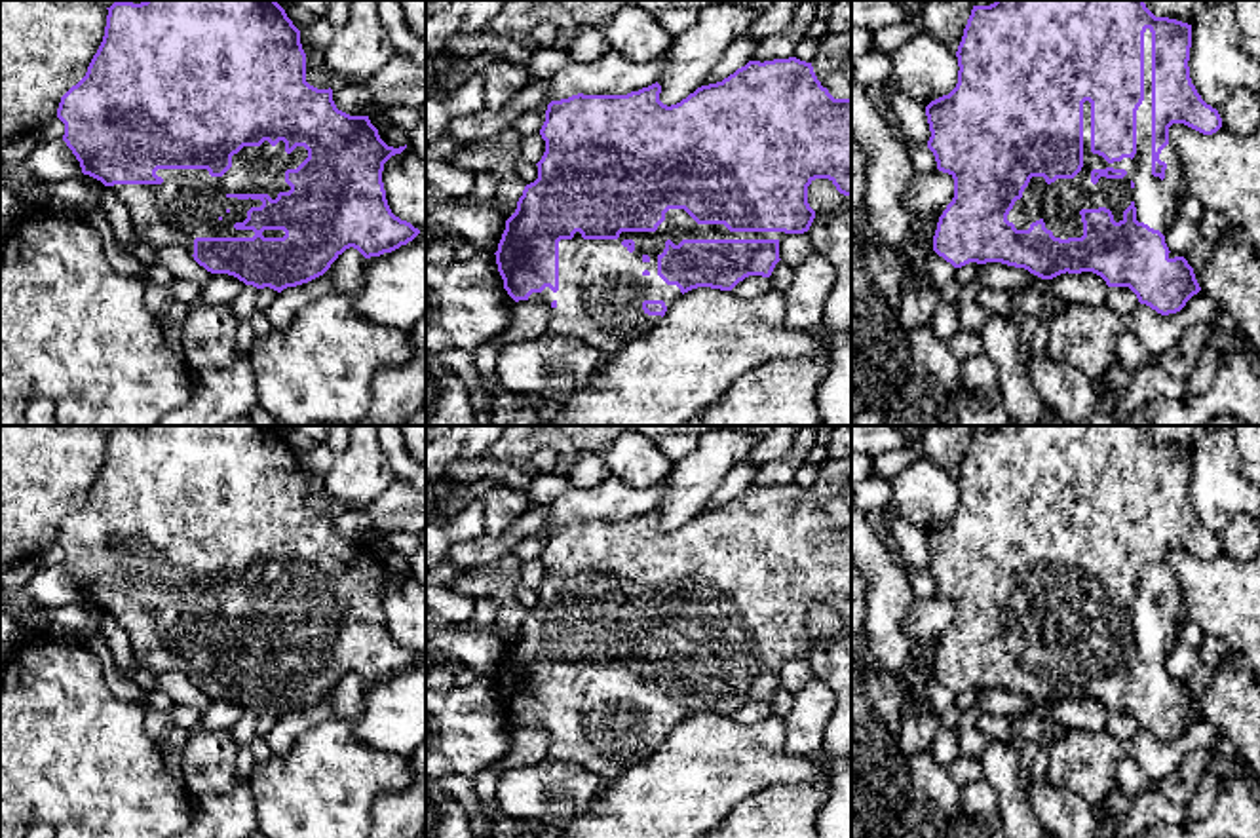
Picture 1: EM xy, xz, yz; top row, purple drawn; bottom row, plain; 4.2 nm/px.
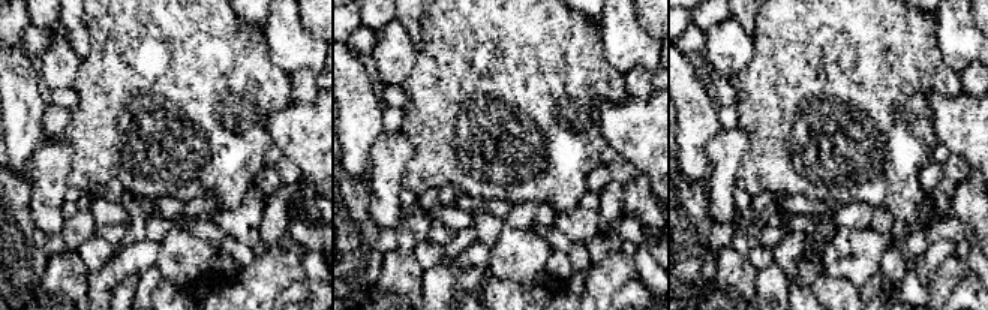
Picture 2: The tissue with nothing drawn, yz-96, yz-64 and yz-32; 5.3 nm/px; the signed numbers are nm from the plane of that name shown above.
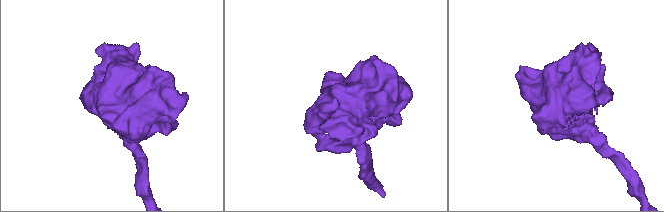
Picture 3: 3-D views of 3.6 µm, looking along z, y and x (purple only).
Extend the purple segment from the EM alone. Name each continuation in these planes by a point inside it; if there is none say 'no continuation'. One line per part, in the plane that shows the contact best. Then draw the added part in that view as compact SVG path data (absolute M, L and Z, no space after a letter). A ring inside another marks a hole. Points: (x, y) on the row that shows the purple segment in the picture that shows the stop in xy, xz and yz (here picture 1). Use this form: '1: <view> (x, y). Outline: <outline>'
1: yz (1059, 204). Outline: M1144 32L1144 101L1136 110L1136 154L1108 163L1091 152L1091 103L1083 103L1083 167L1074 179L1057 179L1047 184L1043 177L1032 177L1007 215L1017 230L1028 230L1043 220L1055 238L1081 238L1081 209L1106 207L1114 220L1123 220L1123 211L1133 203L1136 220L1159 230L1163 236L1178 219L1178 200L1188 196L1178 156L1167 144L1159 160L1167 163L1165 179L1152 175L1152 32ZM1093 169L1125 169L1123 179L1100 177L1091 182Z

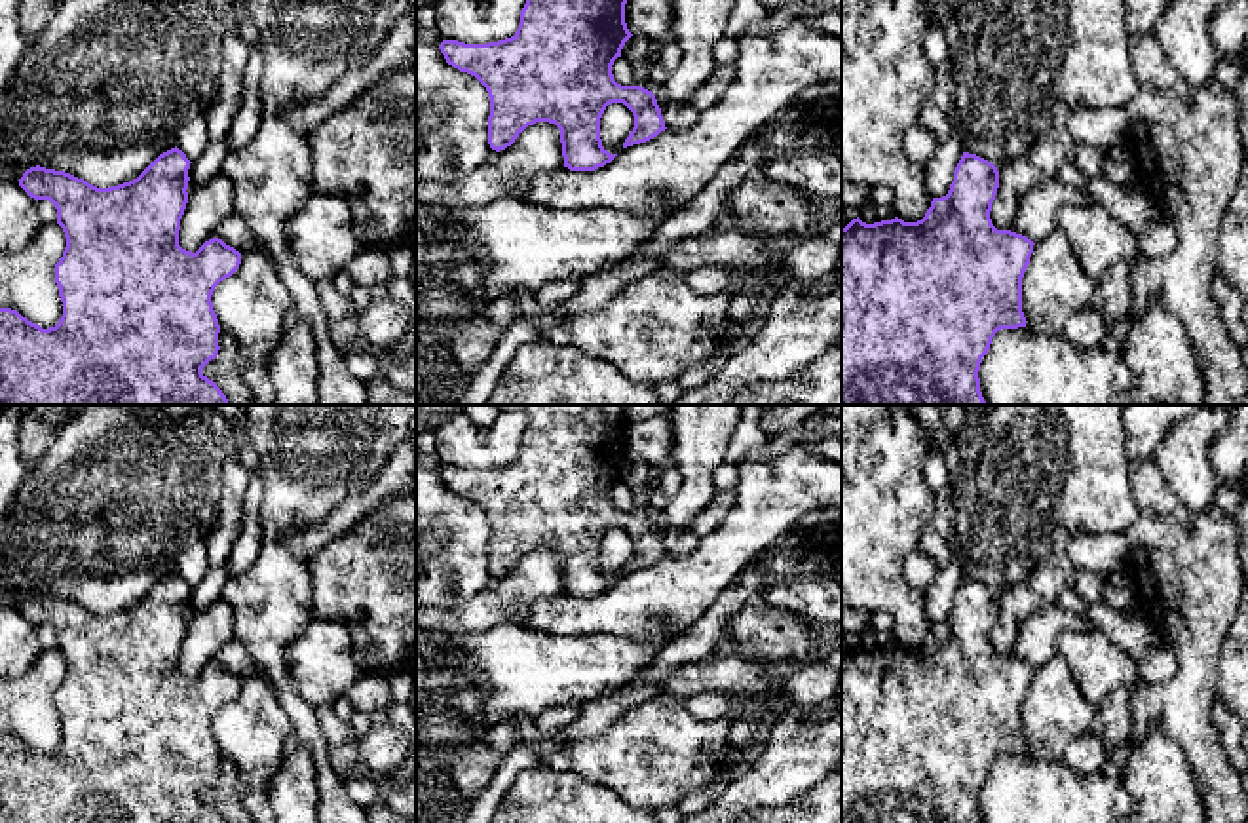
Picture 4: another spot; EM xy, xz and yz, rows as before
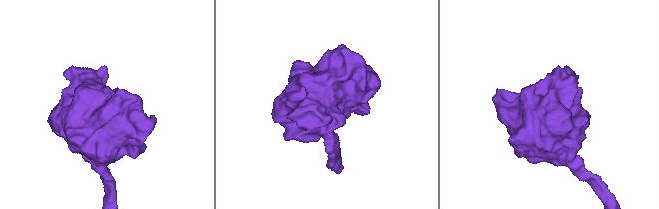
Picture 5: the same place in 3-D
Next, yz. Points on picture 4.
no continuation

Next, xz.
no continuation

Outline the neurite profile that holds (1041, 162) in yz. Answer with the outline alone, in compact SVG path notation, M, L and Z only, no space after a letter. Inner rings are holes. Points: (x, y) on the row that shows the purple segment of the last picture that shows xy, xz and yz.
M1066 105L1054 108L1049 131L1026 152L997 167L999 188L990 211L997 230L1012 224L1022 198L1031 188L1056 179L1060 165L1071 160L1077 143L1069 133L1069 112Z

